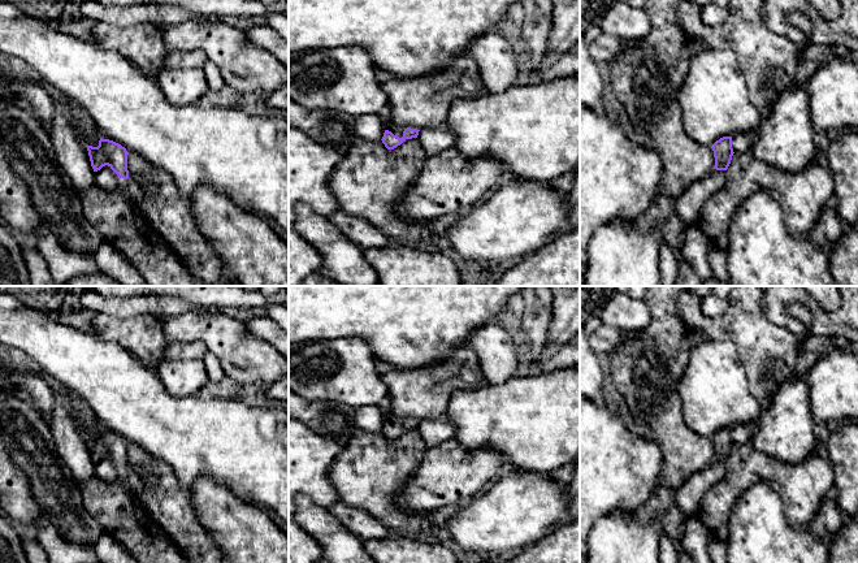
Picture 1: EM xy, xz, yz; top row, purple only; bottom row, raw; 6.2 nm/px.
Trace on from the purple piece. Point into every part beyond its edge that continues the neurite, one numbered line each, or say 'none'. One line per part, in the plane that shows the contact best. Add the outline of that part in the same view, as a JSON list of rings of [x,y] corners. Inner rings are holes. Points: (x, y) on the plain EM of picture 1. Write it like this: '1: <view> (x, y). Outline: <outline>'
1: xy (105, 470). Outline: [[[108,456],[95,463],[95,476],[107,484],[120,484],[136,495],[143,491],[142,478],[133,471],[120,469]]]

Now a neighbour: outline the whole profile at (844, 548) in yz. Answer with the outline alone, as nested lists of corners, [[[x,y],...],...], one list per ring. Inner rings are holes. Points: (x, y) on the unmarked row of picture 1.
[[[858,514],[845,517],[828,546],[831,563],[858,563]]]

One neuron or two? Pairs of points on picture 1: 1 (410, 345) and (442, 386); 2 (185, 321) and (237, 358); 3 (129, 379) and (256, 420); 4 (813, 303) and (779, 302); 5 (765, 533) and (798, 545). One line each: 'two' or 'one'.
1: two
2: one
3: one
4: one
5: one

